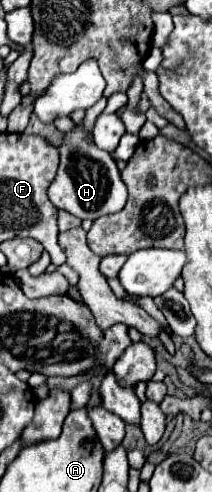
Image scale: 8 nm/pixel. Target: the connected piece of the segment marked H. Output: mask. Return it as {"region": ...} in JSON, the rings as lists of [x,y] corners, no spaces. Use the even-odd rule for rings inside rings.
{"region":[[[101,98],[97,104],[93,104],[87,112],[81,124],[77,124],[75,130],[63,134],[63,142],[59,146],[59,168],[53,178],[53,182],[47,188],[47,196],[51,204],[57,210],[67,210],[69,214],[77,216],[79,220],[97,220],[105,214],[113,214],[123,210],[127,202],[127,188],[119,176],[119,170],[115,166],[115,160],[99,150],[93,142],[87,140],[97,116],[103,112],[107,100]]]}

